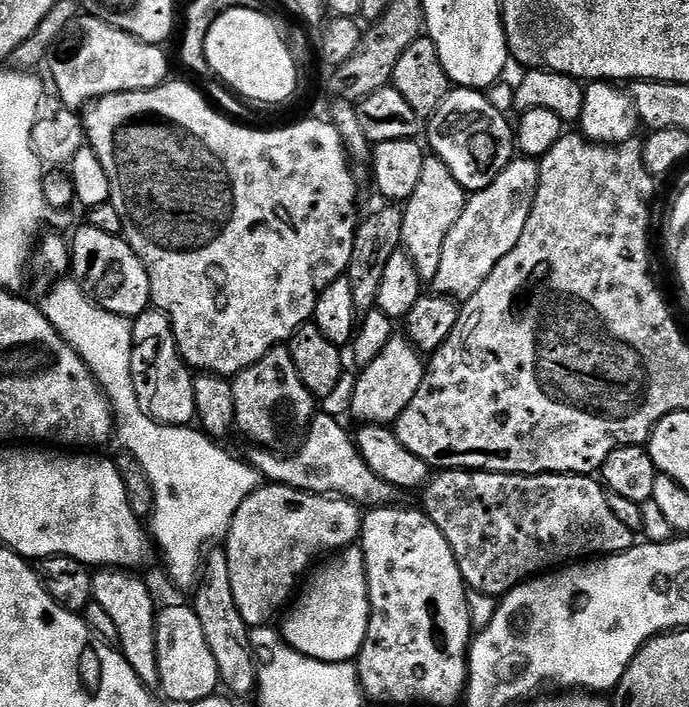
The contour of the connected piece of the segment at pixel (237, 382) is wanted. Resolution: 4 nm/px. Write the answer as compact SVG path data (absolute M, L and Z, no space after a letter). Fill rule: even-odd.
M287 347L272 348L254 366L236 375L232 380L232 389L236 428L242 435L249 436L253 445L284 454L303 444L312 418L317 415L318 400L310 394L310 390L306 390L302 378L298 378L294 358Z

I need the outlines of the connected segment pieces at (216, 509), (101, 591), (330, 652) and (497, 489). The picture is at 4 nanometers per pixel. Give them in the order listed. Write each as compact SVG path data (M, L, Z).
M72 278L53 286L52 293L42 303L42 311L60 337L84 359L108 397L114 417L115 443L120 443L123 451L142 462L142 470L146 470L154 486L156 509L150 517L150 532L155 547L156 544L160 547L173 582L180 588L191 589L201 575L202 553L209 547L207 544L227 533L238 506L256 491L256 469L241 457L240 461L226 449L219 448L216 445L219 443L205 436L203 431L192 426L179 428L159 424L138 406L130 370L132 320L129 317L99 308Z
M101 567L92 578L92 599L95 604L102 606L102 610L110 613L120 639L118 651L126 658L126 662L130 662L130 670L138 674L138 678L149 690L156 690L160 687L156 657L158 603L156 604L155 598L148 593L147 582L139 580L136 575L132 570Z
M353 546L335 553L325 559L307 580L283 617L283 643L303 656L322 662L346 664L355 661L368 629L368 575L364 569L363 550Z
M444 470L429 479L422 495L422 511L442 530L465 585L495 598L507 596L517 584L533 576L589 558L614 556L634 544L632 531L622 526L610 510L603 483L588 474L543 472L541 476L519 476L513 472Z

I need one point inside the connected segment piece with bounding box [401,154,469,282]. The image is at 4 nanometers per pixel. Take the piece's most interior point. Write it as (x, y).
(430, 213)

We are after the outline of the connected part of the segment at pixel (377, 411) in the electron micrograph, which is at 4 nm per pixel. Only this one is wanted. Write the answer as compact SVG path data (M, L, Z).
M396 334L390 342L386 342L386 350L374 358L374 362L363 365L360 377L356 380L356 389L352 392L352 412L364 424L391 425L406 406L410 406L410 398L418 394L418 386L422 386L422 378L426 371L426 360L416 351L415 344L403 335Z

